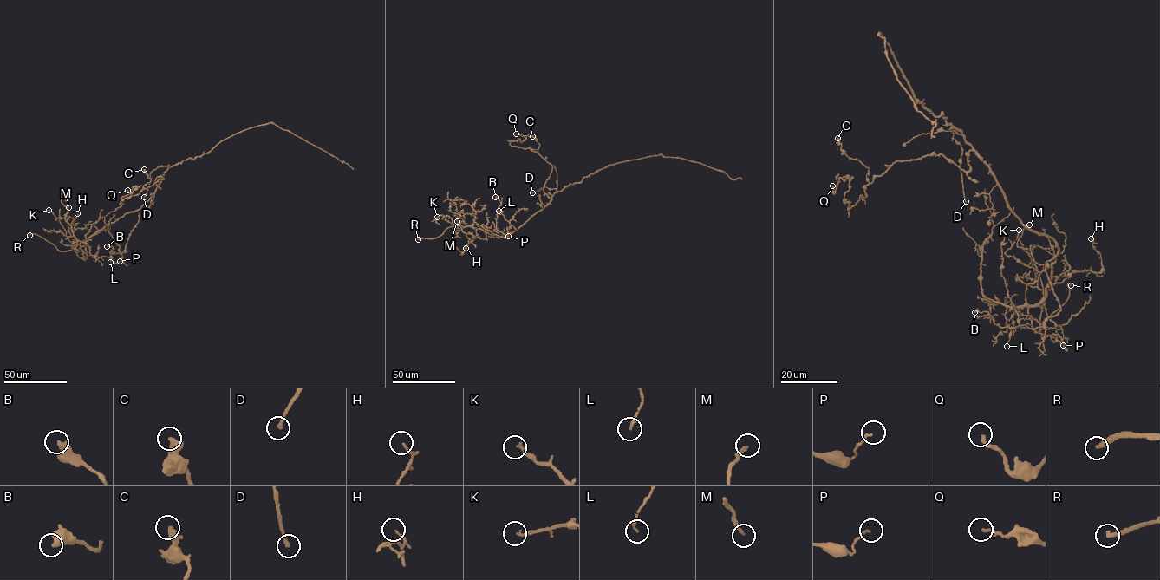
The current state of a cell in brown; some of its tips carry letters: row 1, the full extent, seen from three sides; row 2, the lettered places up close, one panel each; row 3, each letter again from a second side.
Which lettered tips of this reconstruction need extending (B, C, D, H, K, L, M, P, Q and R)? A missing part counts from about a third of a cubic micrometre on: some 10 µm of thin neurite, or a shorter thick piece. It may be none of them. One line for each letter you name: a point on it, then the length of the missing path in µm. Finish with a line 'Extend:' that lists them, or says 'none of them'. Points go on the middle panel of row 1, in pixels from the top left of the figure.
D: place (532, 192); missing 10 µm
R: place (418, 239); missing 10 µm
Extend: D, R

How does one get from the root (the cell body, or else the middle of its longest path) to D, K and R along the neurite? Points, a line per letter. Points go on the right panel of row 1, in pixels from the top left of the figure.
D: (959, 130), (961, 134), (956, 131), (952, 138), (961, 146), (960, 168), (966, 201)
K: (959, 130), (1012, 212), (1058, 249), (1042, 306), (1046, 290), (1038, 287), (1019, 230)
R: (959, 130), (1012, 212), (1058, 249), (1039, 301), (1041, 322), (1067, 299), (1071, 285)

